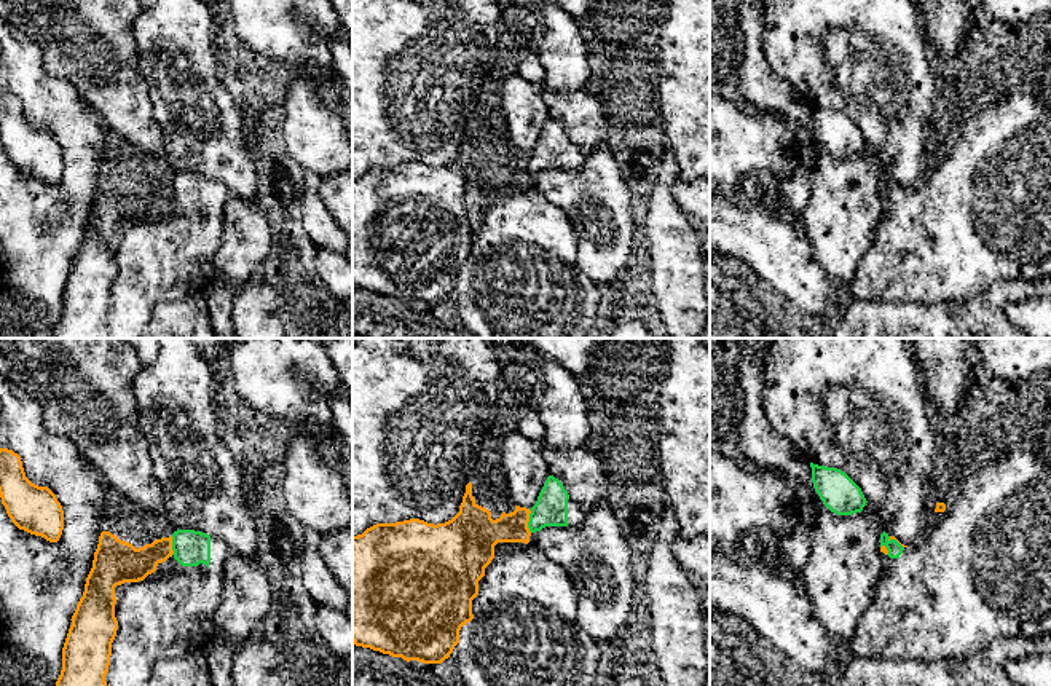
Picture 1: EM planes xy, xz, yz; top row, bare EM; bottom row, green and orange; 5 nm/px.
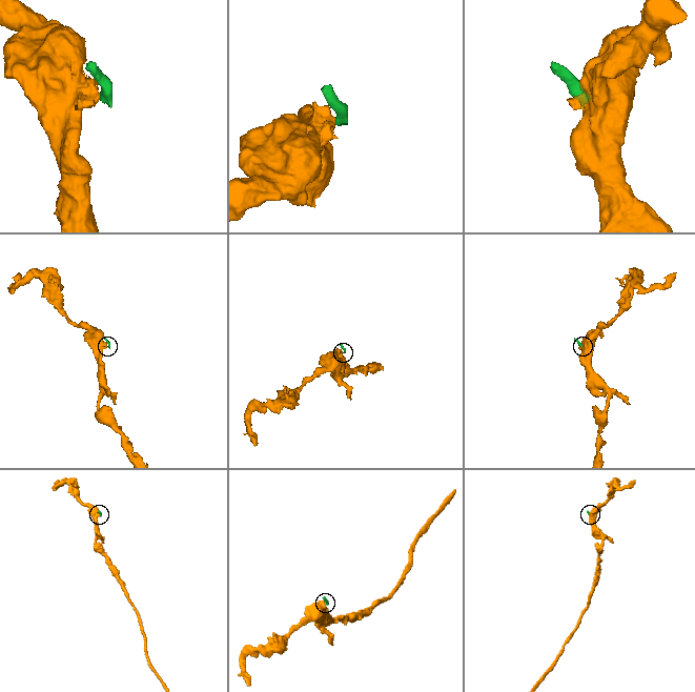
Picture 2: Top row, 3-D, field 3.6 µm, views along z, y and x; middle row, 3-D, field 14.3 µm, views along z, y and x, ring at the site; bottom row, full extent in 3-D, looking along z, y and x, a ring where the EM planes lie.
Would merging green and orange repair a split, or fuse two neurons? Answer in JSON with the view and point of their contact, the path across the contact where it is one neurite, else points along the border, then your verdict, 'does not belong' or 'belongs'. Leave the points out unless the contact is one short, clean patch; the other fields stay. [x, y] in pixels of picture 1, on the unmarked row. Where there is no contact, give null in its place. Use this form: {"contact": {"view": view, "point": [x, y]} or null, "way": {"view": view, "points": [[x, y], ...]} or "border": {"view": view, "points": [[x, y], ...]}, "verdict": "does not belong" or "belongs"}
{"contact": {"view": "xz", "point": [530, 163]}, "border": {"view": "xz", "points": [[528, 152], [528, 171], [531, 174]]}, "verdict": "does not belong"}

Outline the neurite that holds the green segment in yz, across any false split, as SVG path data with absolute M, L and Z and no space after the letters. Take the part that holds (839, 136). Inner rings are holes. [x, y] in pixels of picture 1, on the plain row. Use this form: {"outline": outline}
{"outline": "M810 105L813 131L823 147L837 158L861 155L866 140L861 131L840 112Z"}

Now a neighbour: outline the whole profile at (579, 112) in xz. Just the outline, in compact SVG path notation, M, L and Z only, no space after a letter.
M544 88L544 104L549 118L558 121L569 140L588 155L598 147L604 147L608 139L608 123L598 99L584 91L553 93Z

